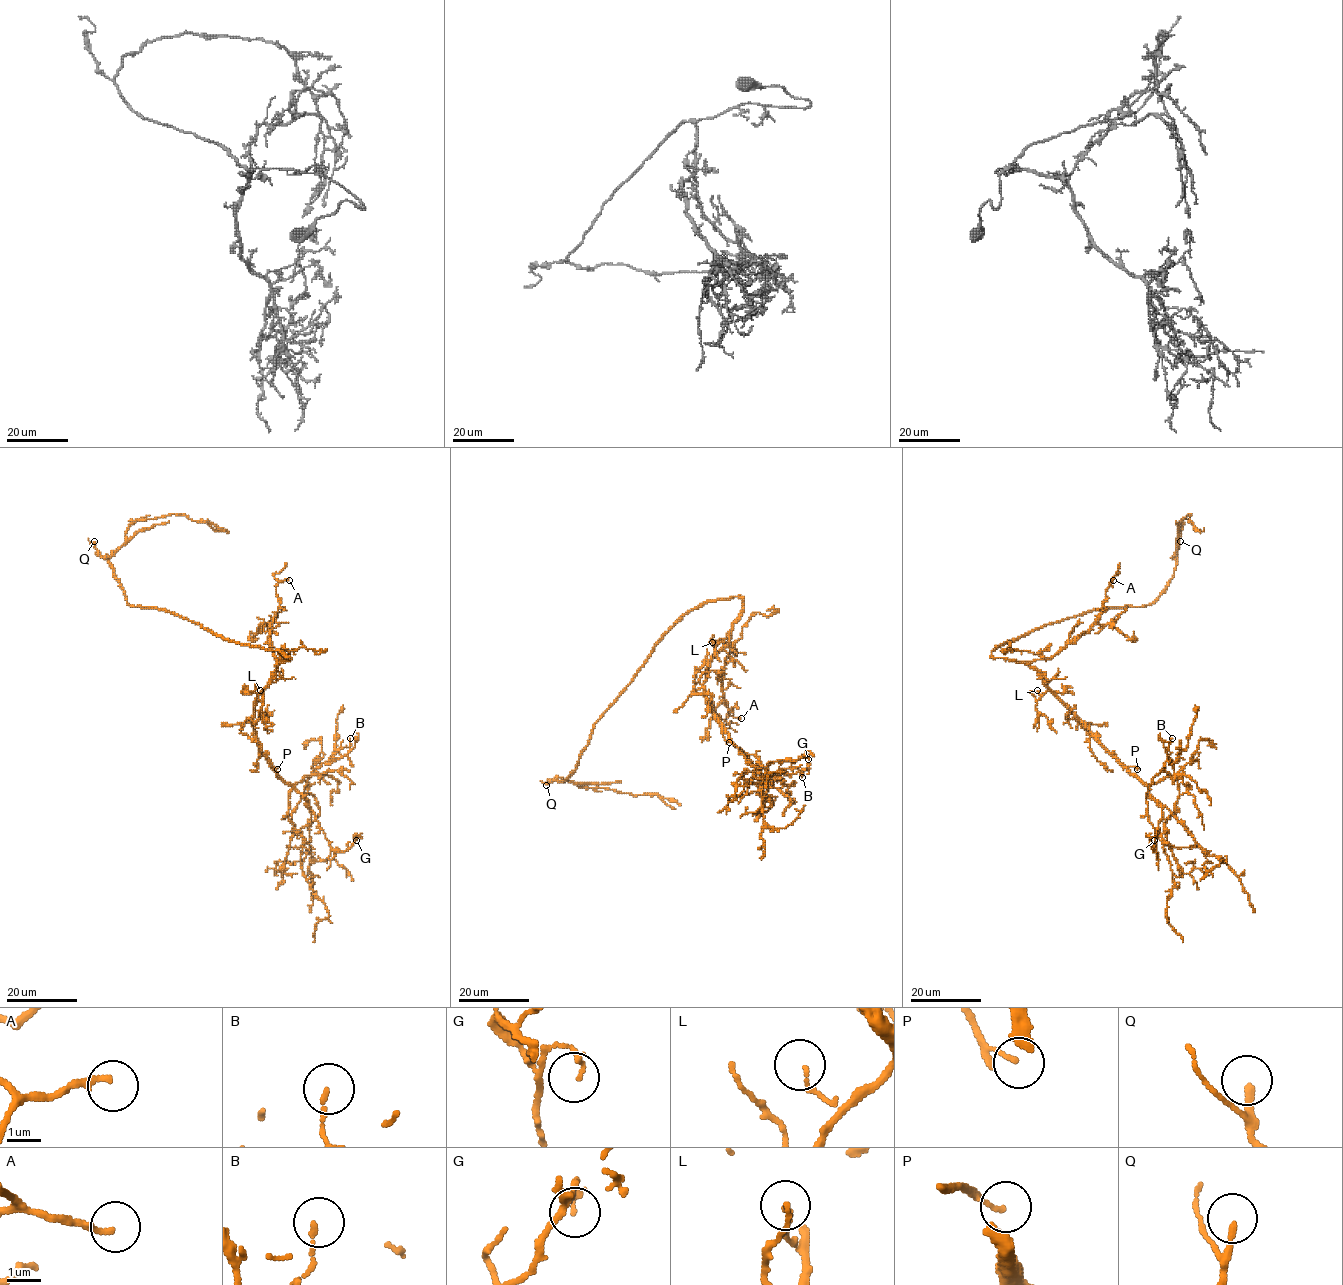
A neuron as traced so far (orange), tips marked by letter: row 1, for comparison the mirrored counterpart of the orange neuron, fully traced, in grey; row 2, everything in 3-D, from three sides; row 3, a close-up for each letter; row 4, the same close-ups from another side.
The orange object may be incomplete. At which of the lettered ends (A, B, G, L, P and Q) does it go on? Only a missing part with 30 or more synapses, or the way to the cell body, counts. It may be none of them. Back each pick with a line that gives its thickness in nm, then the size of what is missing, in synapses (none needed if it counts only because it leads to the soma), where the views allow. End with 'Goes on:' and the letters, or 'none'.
A: 180 nm | 35 syn
P: 110 nm | 60 syn
Q: 190 nm | 40 syn
Goes on: A, P, Q

